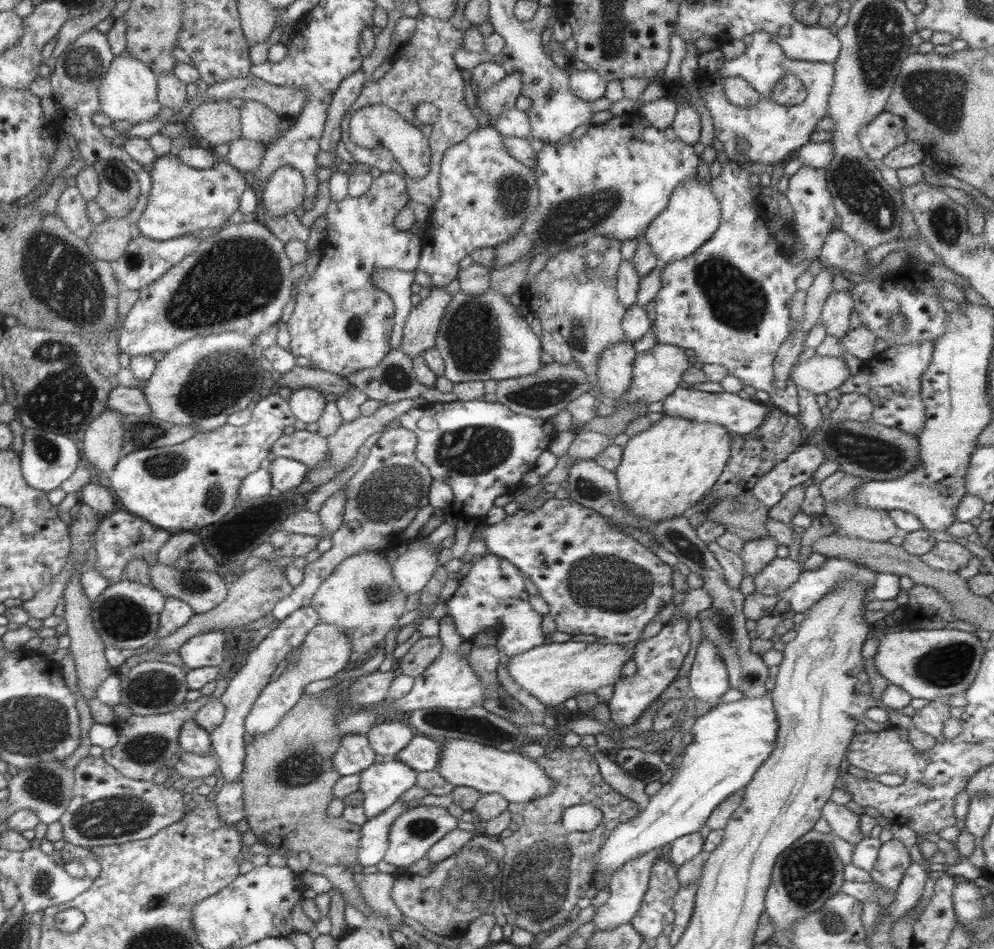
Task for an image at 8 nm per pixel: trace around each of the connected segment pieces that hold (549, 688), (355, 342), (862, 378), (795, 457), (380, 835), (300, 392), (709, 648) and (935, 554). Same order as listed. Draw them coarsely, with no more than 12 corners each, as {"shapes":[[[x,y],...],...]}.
{"shapes":[[[541,643],[508,675],[543,705],[613,686],[632,657],[617,643]],[[394,170],[331,201],[295,282],[288,351],[341,376],[390,351],[395,308],[369,276],[413,272]],[[932,342],[886,347],[836,390],[865,395],[872,423],[917,437]],[[802,444],[753,484],[767,508],[821,465],[824,454]],[[397,799],[360,827],[357,868],[381,862],[389,825],[407,811]],[[313,388],[293,390],[288,406],[306,425],[323,413],[323,394]],[[702,634],[689,671],[691,696],[710,707],[730,688],[718,650]],[[936,542],[920,559],[939,570],[957,571],[971,558],[955,542]]]}

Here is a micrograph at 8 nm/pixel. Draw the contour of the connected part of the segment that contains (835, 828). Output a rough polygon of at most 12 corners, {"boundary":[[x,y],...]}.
{"boundary":[[830,800],[821,816],[835,836],[857,844],[859,817]]}

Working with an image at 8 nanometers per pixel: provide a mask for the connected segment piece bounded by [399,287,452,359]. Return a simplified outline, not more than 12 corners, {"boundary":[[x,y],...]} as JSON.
{"boundary":[[444,287],[409,307],[399,349],[410,359],[435,346],[451,298]]}

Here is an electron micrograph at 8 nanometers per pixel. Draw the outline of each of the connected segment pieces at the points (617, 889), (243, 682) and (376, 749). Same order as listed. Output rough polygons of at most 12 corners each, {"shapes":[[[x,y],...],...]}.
{"shapes":[[[661,847],[624,862],[609,876],[609,897],[591,918],[611,930],[641,906]],[[309,604],[282,618],[218,698],[211,733],[220,782],[243,772],[244,718],[277,664],[319,623]],[[399,719],[373,724],[365,736],[375,755],[392,758],[413,732]]]}

